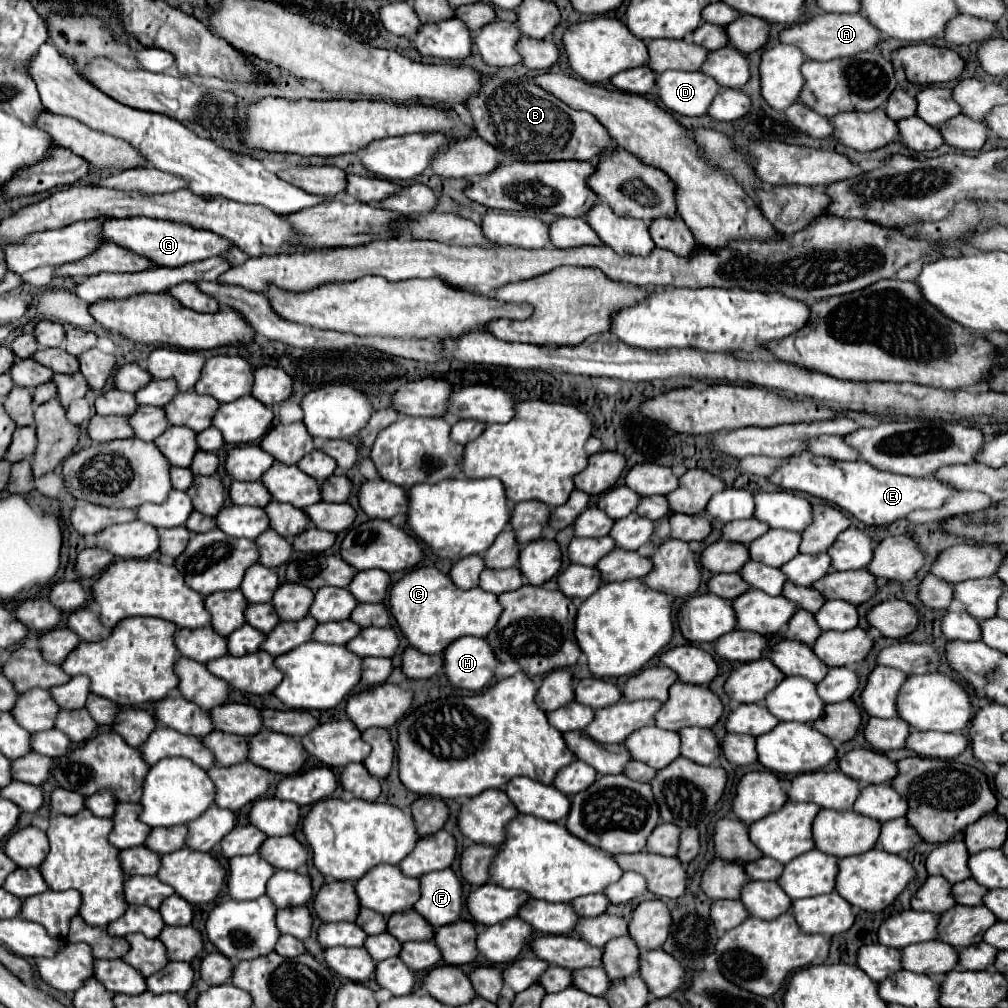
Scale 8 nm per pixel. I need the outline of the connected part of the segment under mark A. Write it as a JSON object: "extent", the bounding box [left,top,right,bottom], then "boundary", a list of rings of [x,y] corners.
{"extent":[779,14,883,60],"boundary":[[[819,14],[807,22],[799,22],[791,28],[785,28],[779,34],[783,44],[793,44],[803,50],[809,60],[835,60],[843,56],[857,56],[859,52],[873,50],[883,40],[871,22],[863,14]]]}

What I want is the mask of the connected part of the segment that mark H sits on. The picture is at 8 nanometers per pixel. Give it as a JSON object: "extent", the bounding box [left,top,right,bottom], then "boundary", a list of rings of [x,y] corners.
{"extent":[443,636,499,692],"boundary":[[[465,636],[455,640],[443,654],[443,670],[445,676],[451,680],[453,686],[457,688],[465,688],[465,690],[473,690],[473,692],[481,692],[487,690],[493,682],[495,682],[495,670],[499,666],[499,660],[495,660],[491,646],[483,640],[483,638],[475,638],[475,636]]]}

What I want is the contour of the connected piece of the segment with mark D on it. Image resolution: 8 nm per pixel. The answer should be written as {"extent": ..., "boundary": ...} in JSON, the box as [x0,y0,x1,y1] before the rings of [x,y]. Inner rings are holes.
{"extent":[657,70,721,116],"boundary":[[[667,70],[657,76],[659,96],[663,104],[683,116],[703,116],[711,106],[711,100],[721,90],[705,72],[679,72]]]}

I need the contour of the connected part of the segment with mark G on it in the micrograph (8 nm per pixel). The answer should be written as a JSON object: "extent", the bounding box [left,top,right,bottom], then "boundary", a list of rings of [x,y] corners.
{"extent":[101,218,231,266],"boundary":[[[131,218],[131,220],[105,220],[101,224],[101,242],[113,242],[119,244],[147,260],[155,266],[183,266],[187,262],[197,262],[213,256],[221,256],[231,248],[227,240],[221,236],[207,232],[207,230],[195,230],[187,224],[177,224],[169,220],[151,220],[151,218]]]}

